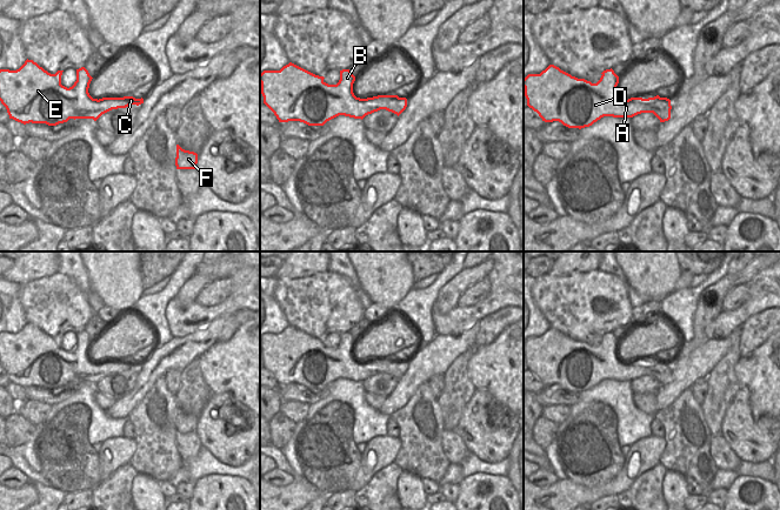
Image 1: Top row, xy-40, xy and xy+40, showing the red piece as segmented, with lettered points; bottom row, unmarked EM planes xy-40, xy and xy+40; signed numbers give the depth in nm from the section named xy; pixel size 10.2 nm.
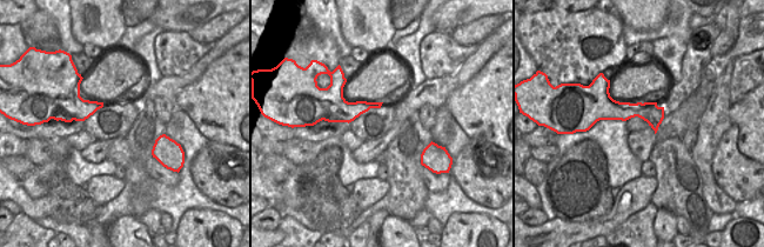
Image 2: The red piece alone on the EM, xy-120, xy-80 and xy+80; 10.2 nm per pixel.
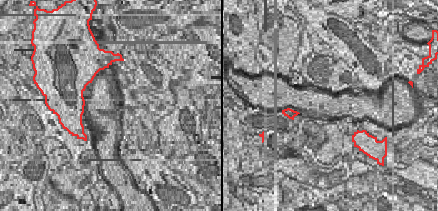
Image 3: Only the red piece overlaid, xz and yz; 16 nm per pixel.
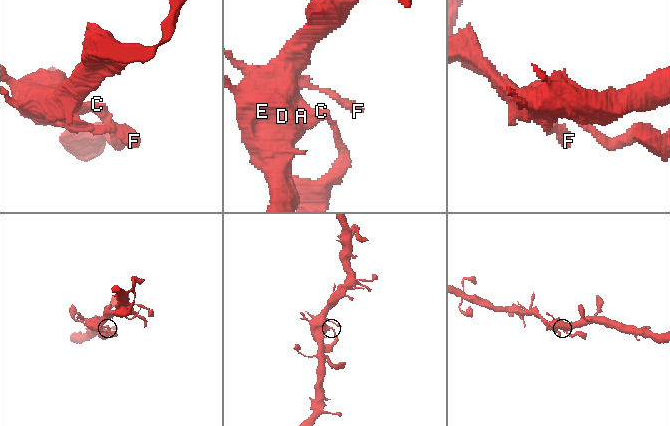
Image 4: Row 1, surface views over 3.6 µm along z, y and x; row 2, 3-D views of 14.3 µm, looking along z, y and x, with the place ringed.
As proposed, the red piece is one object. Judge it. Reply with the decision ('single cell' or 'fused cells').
single cell

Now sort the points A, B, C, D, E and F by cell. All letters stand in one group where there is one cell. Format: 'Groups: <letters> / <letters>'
Groups: A B C D E F

